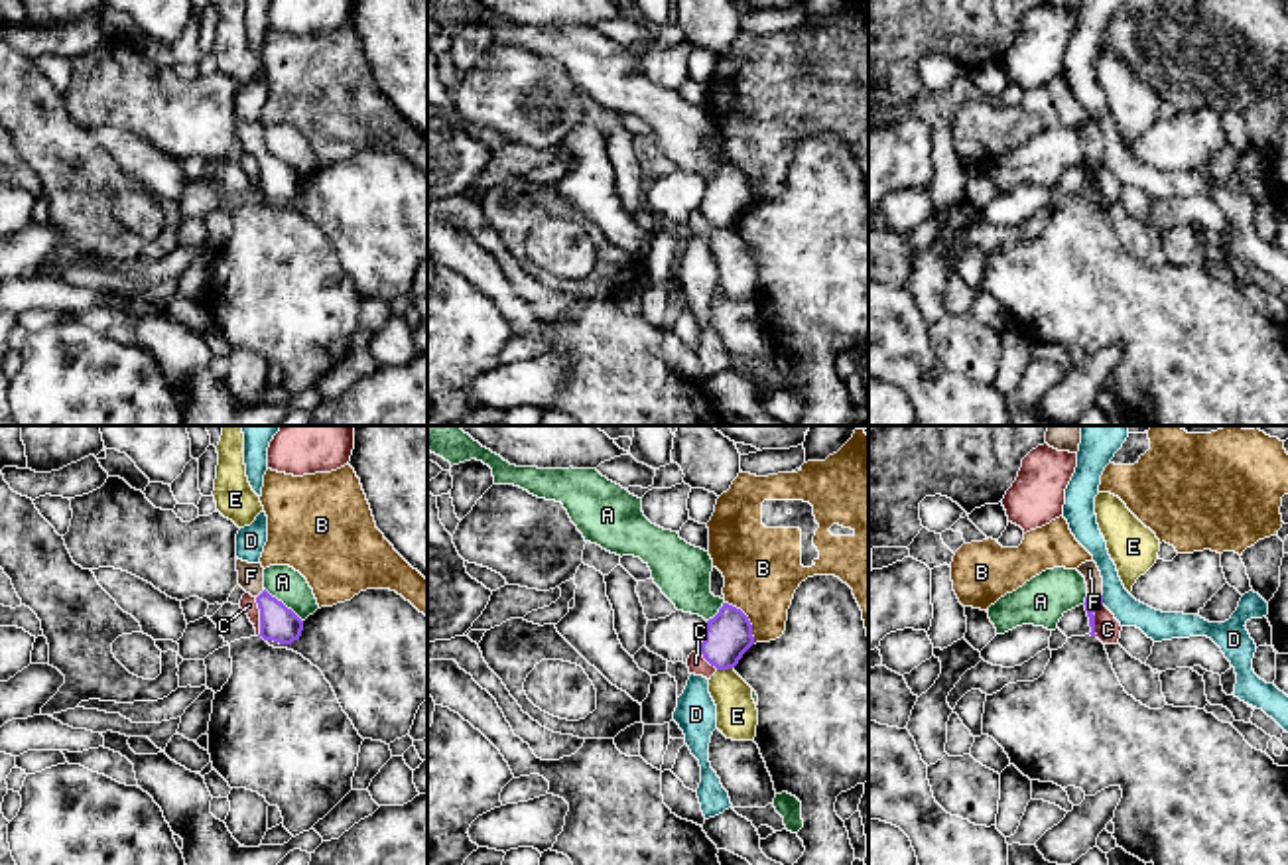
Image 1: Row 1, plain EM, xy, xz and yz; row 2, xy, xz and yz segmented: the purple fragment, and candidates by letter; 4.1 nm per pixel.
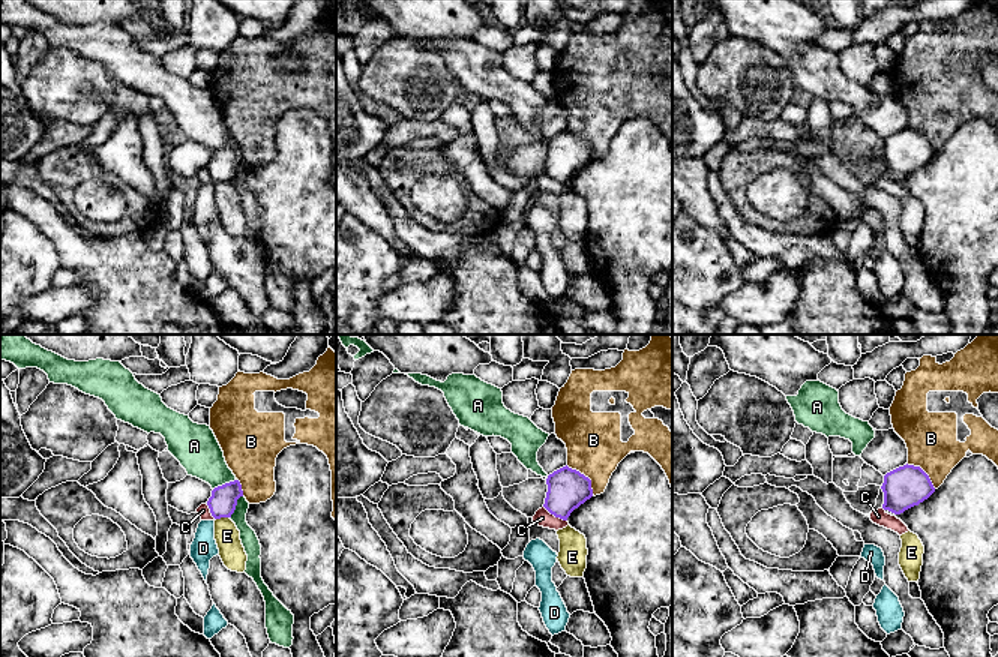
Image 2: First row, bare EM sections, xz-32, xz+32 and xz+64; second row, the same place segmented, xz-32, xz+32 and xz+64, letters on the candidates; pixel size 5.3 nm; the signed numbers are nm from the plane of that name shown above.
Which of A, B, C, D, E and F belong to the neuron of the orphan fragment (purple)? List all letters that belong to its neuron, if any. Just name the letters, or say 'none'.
F

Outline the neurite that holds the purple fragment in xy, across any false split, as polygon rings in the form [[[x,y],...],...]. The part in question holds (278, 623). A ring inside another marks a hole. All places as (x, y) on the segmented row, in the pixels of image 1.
[[[236,558],[236,571],[238,585],[256,599],[260,609],[258,636],[280,644],[297,640],[303,631],[303,621],[264,589],[262,564],[248,564]]]

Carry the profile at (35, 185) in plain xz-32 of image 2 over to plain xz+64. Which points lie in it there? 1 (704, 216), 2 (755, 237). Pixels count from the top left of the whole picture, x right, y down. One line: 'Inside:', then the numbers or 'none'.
Inside: 2

